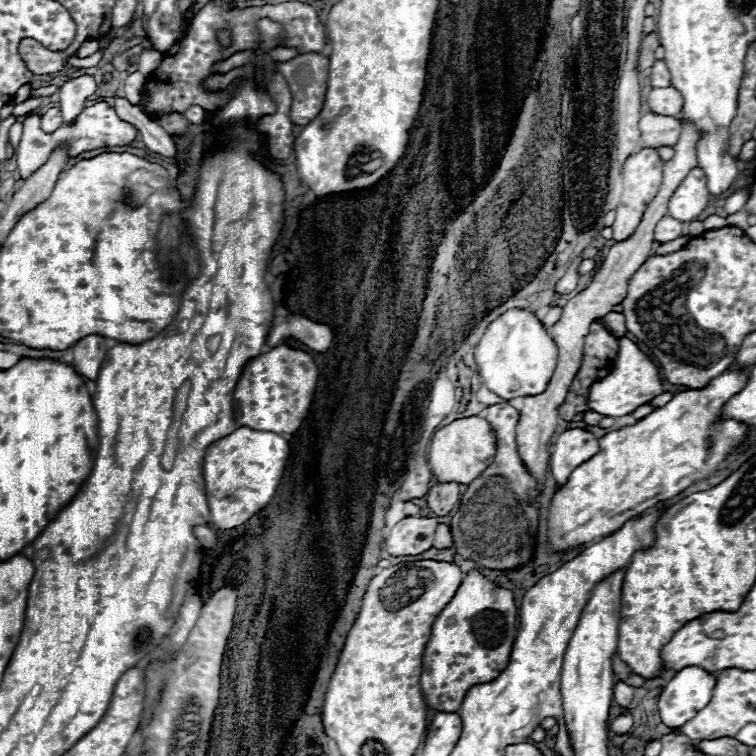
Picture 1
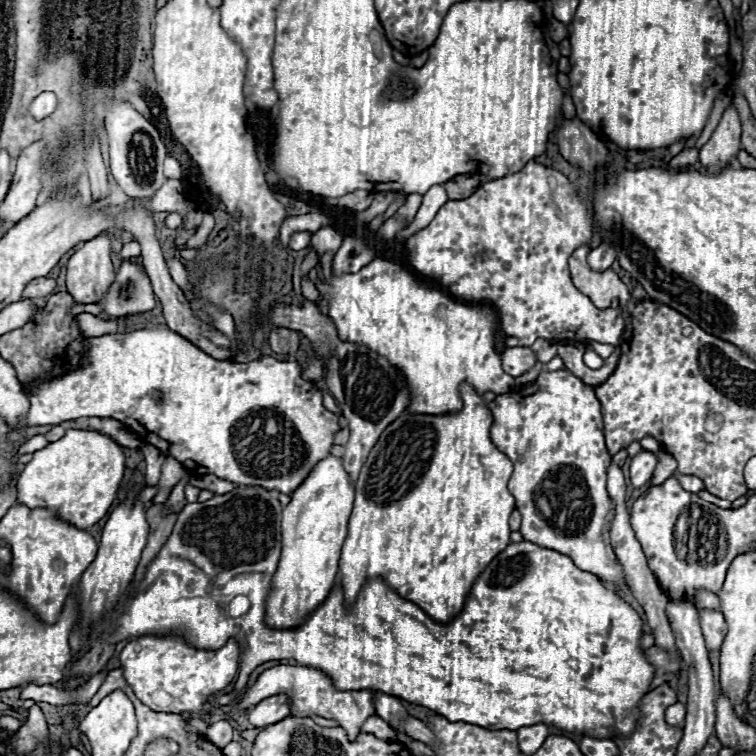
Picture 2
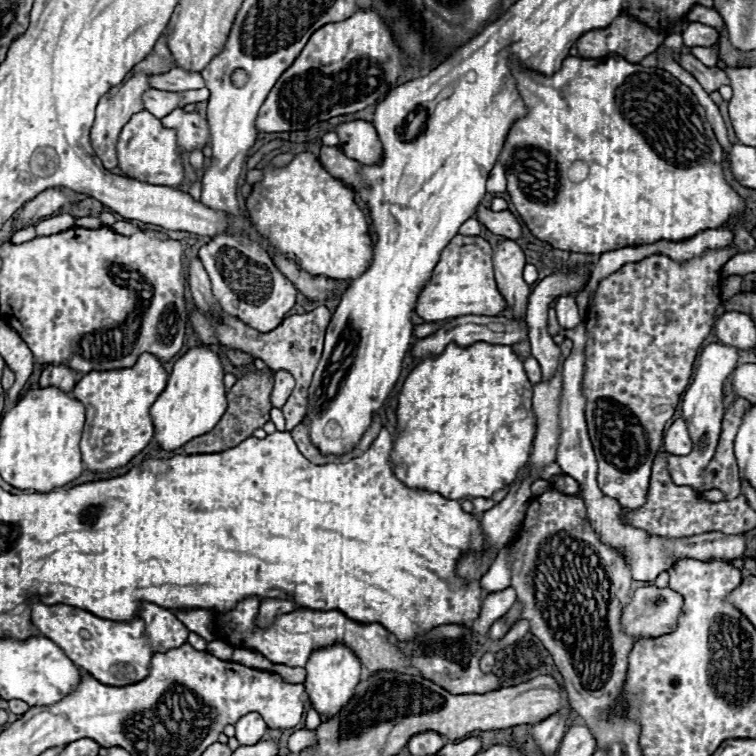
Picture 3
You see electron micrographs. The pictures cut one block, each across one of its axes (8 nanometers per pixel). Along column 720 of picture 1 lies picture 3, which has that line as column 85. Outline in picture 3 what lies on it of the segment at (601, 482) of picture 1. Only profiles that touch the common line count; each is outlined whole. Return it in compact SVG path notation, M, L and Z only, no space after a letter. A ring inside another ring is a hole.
M144 352L134 366L88 372L74 386L72 396L86 406L86 424L82 432L82 460L92 472L108 472L128 464L138 452L142 452L154 436L154 424L150 408L160 392L166 388L168 372L162 362Z

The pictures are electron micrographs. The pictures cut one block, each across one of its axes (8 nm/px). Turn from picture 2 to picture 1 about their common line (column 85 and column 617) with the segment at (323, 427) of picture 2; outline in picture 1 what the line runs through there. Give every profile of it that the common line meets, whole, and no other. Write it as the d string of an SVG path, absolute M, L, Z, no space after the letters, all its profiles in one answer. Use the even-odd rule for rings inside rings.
M622 336L618 344L620 344L618 364L614 366L614 372L610 372L606 380L598 380L598 384L590 388L590 408L602 416L612 416L612 418L632 414L636 408L648 404L654 396L664 392L656 364L626 336Z

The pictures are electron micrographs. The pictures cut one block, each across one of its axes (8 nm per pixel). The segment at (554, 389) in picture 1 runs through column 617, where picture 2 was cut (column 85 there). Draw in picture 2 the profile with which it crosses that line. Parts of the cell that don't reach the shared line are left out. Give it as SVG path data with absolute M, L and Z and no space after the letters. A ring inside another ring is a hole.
M100 234L76 250L68 262L66 286L78 304L98 304L114 282L110 236Z

